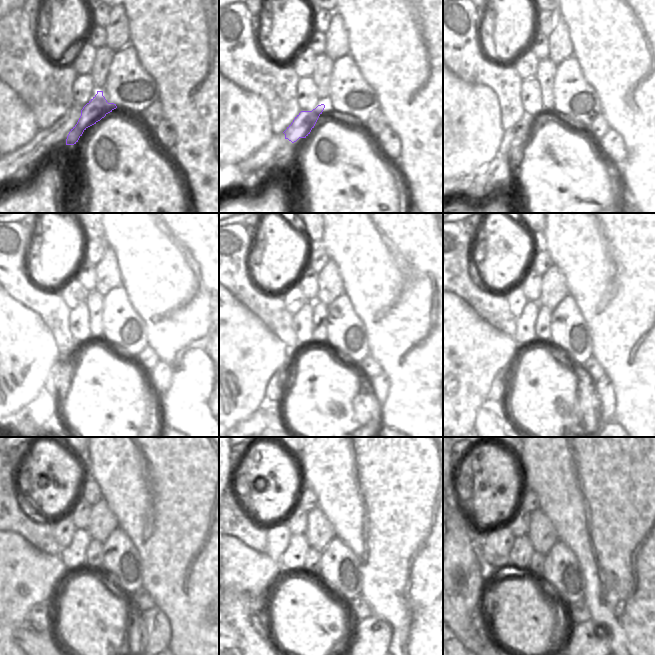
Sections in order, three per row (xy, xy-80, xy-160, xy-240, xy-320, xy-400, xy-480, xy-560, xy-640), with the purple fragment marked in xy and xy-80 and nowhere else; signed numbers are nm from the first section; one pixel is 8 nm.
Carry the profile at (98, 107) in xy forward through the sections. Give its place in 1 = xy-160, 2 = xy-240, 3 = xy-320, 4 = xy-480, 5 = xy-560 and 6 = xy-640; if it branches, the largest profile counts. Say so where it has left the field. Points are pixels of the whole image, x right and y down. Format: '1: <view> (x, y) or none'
1: xy-160 (513, 138)
2: xy-240 (69, 358)
3: xy-320 (274, 392)
4: xy-480 (39, 616)
5: xy-560 (259, 619)
6: xy-640 (478, 620)

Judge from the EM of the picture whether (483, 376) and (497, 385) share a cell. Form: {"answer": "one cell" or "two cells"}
{"answer": "two cells"}

